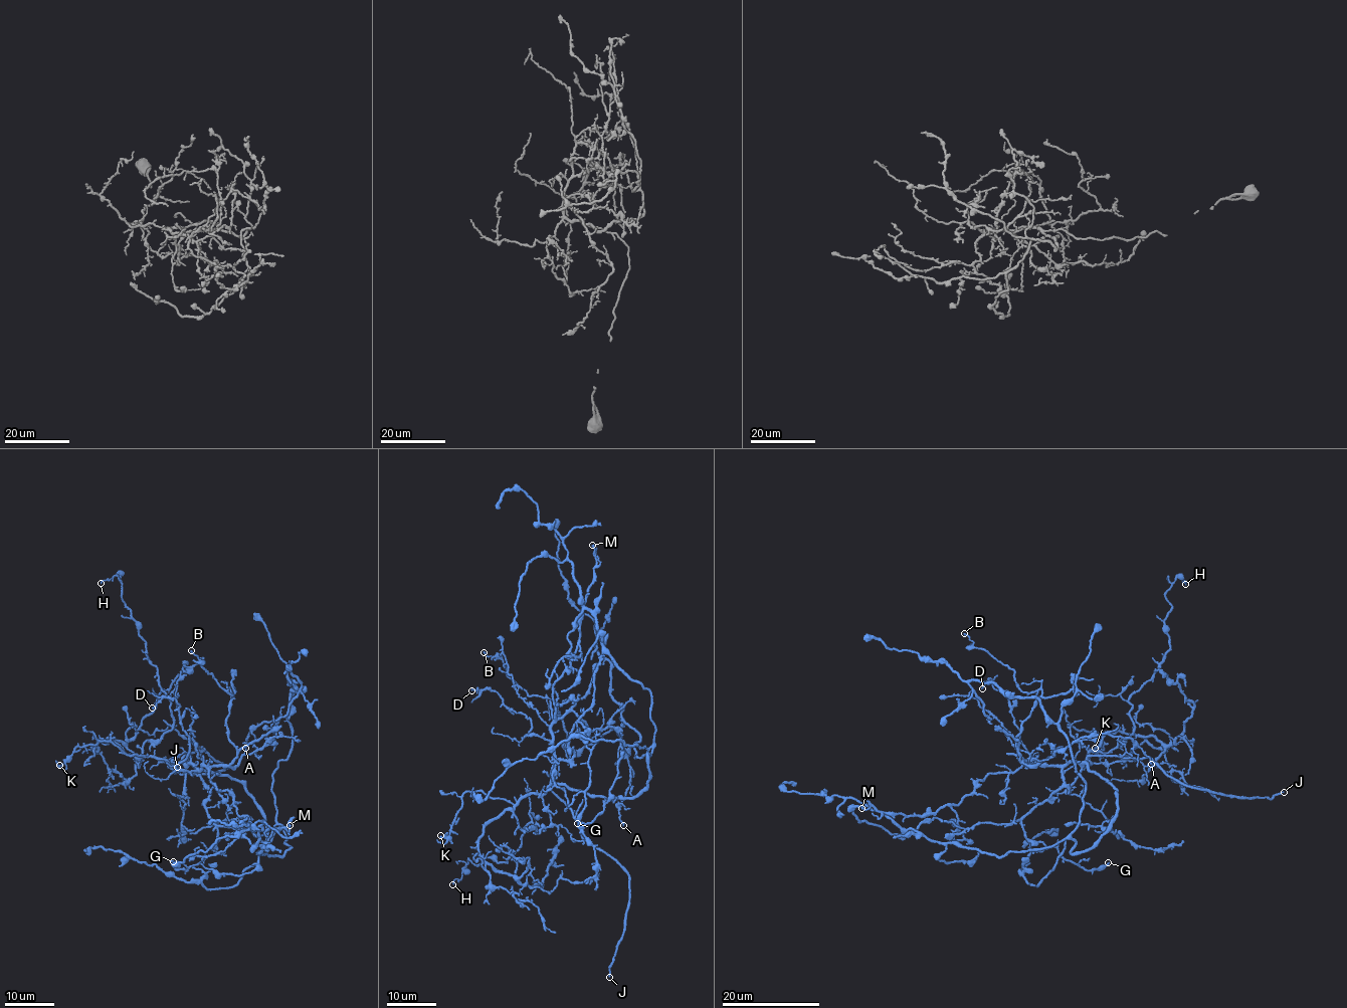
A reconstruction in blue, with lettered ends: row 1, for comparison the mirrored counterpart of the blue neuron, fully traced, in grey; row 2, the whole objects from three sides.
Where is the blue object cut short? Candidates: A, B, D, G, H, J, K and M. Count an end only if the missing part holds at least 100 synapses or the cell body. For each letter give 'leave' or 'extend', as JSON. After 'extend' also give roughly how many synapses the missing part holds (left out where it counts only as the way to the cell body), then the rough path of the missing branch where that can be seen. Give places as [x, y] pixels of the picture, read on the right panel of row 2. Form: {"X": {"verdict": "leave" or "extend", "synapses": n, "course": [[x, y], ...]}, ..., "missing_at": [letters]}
{"A": {"verdict": "leave"}, "B": {"verdict": "leave"}, "D": {"verdict": "leave"}, "G": {"verdict": "leave"}, "H": {"verdict": "leave"}, "J": {"verdict": "extend"}, "K": {"verdict": "leave"}, "M": {"verdict": "leave"}, "missing_at": ["J"]}

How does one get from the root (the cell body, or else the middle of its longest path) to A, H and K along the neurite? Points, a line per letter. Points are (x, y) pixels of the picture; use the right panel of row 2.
A: (1109, 827), (1117, 792), (1084, 763), (1022, 762), (1034, 765), (1080, 738), (1110, 734), (1131, 738), (1151, 764)
H: (1109, 827), (1117, 792), (1087, 755), (1133, 732), (1129, 698), (1170, 647), (1165, 592), (1177, 577), (1185, 584)
K: (1109, 827), (1117, 792), (1088, 768), (1093, 750), (1068, 727), (1095, 732), (1104, 748), (1095, 748)

